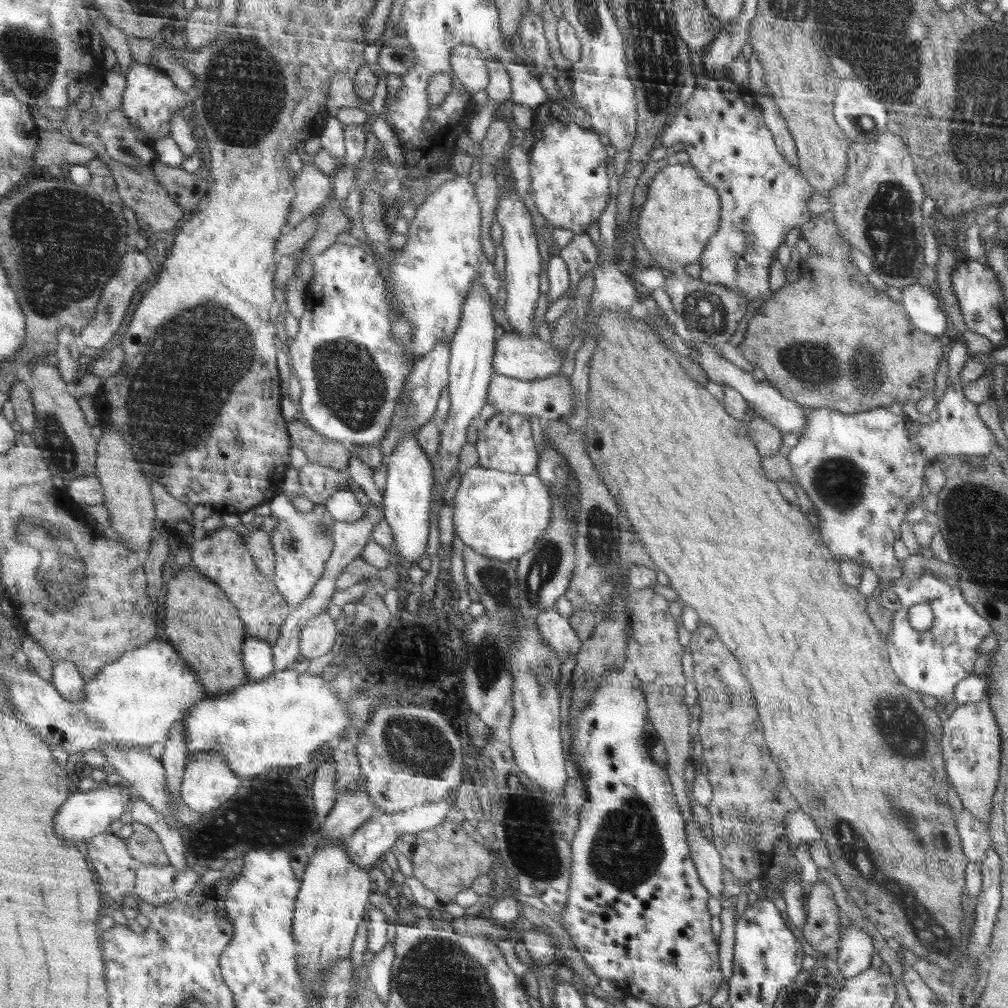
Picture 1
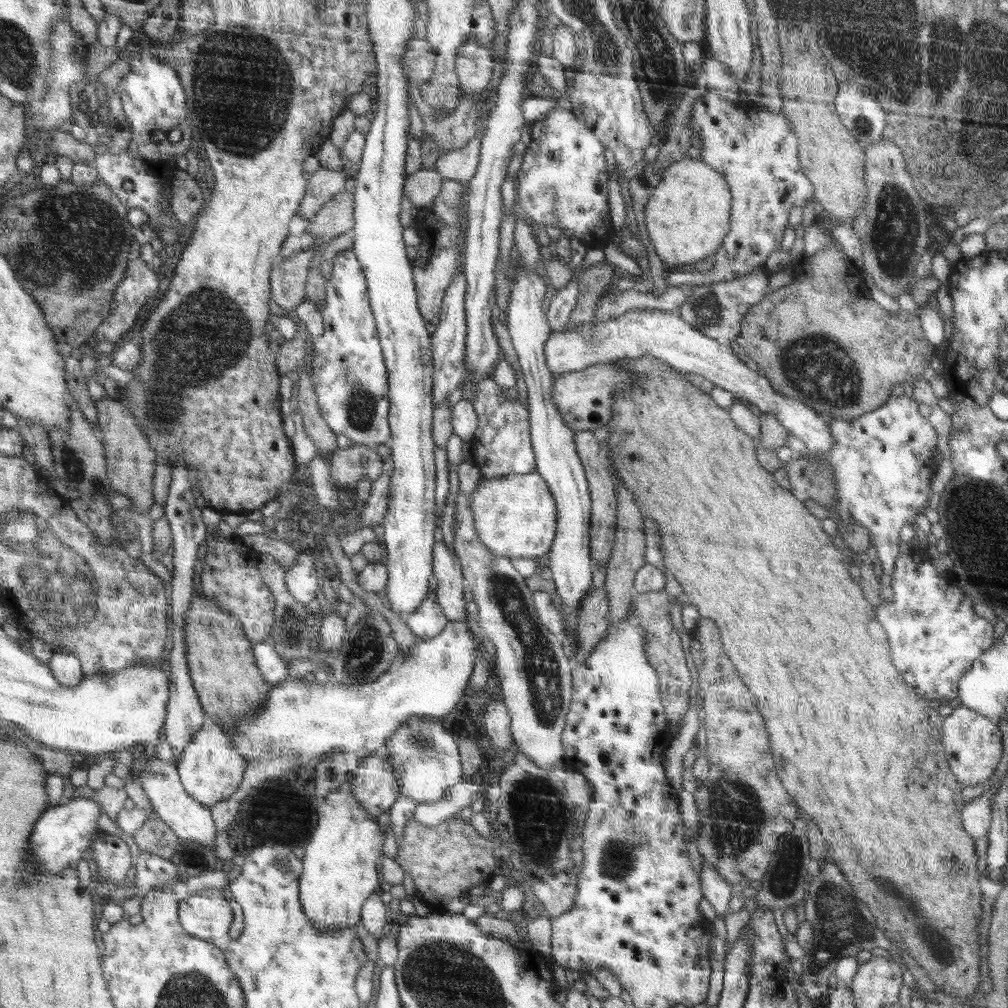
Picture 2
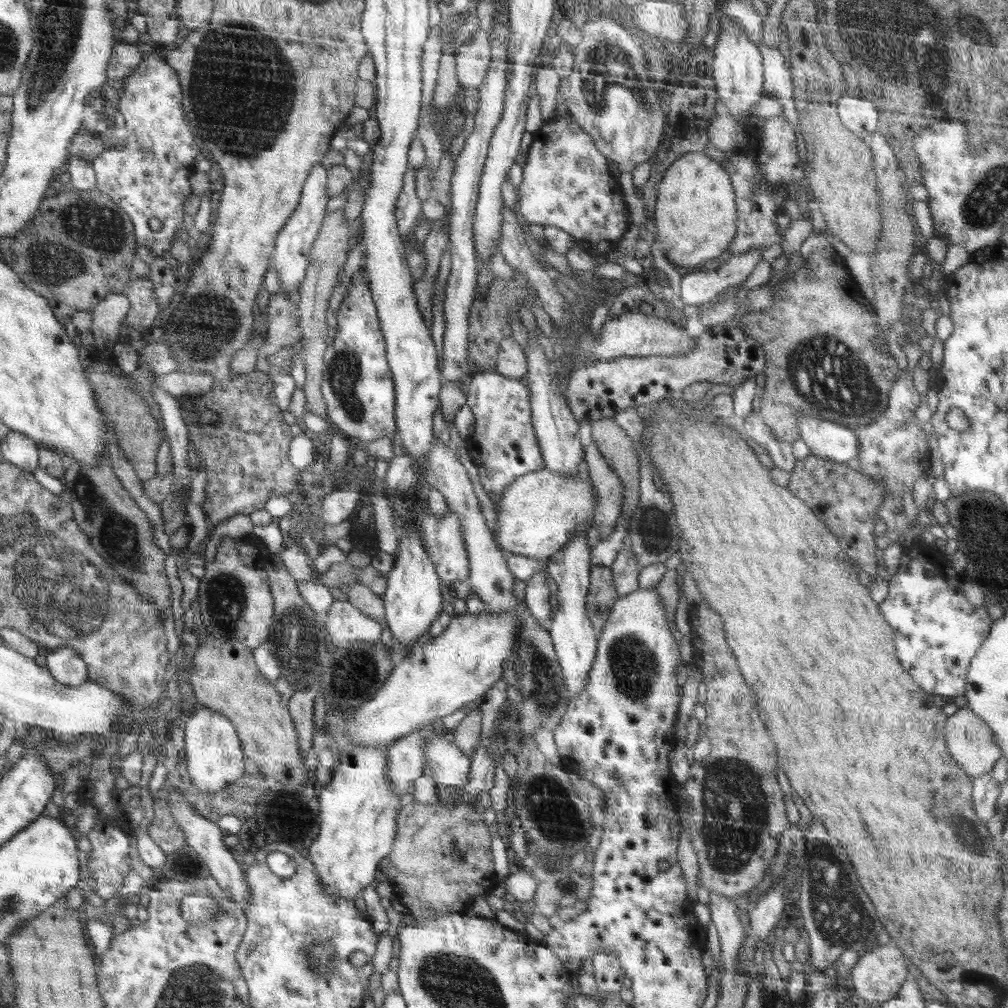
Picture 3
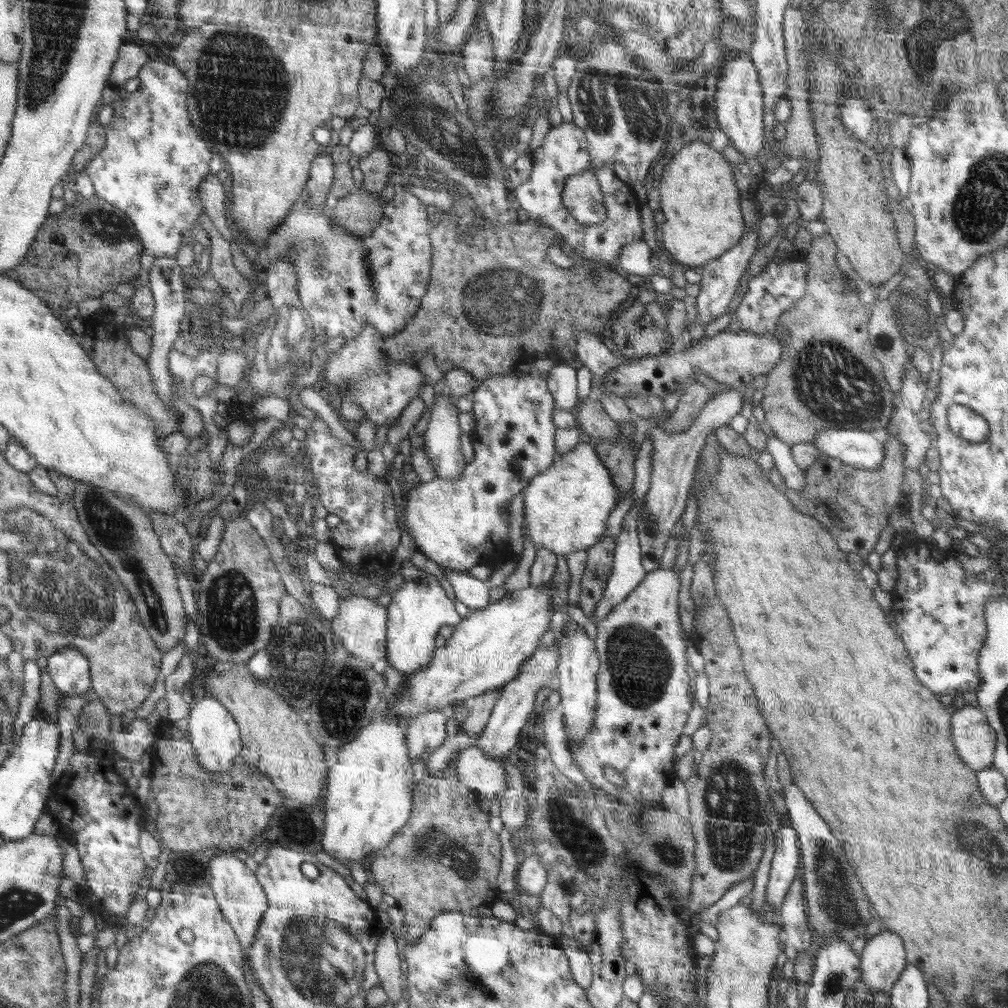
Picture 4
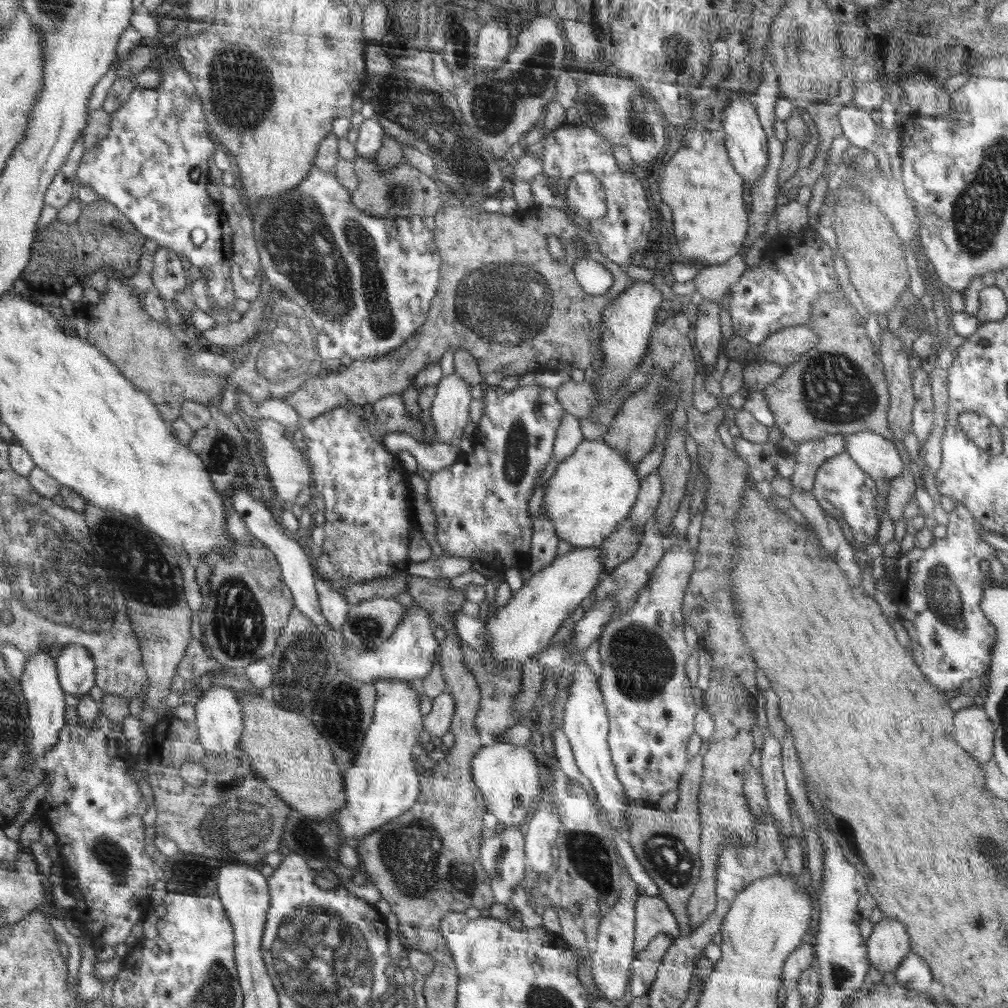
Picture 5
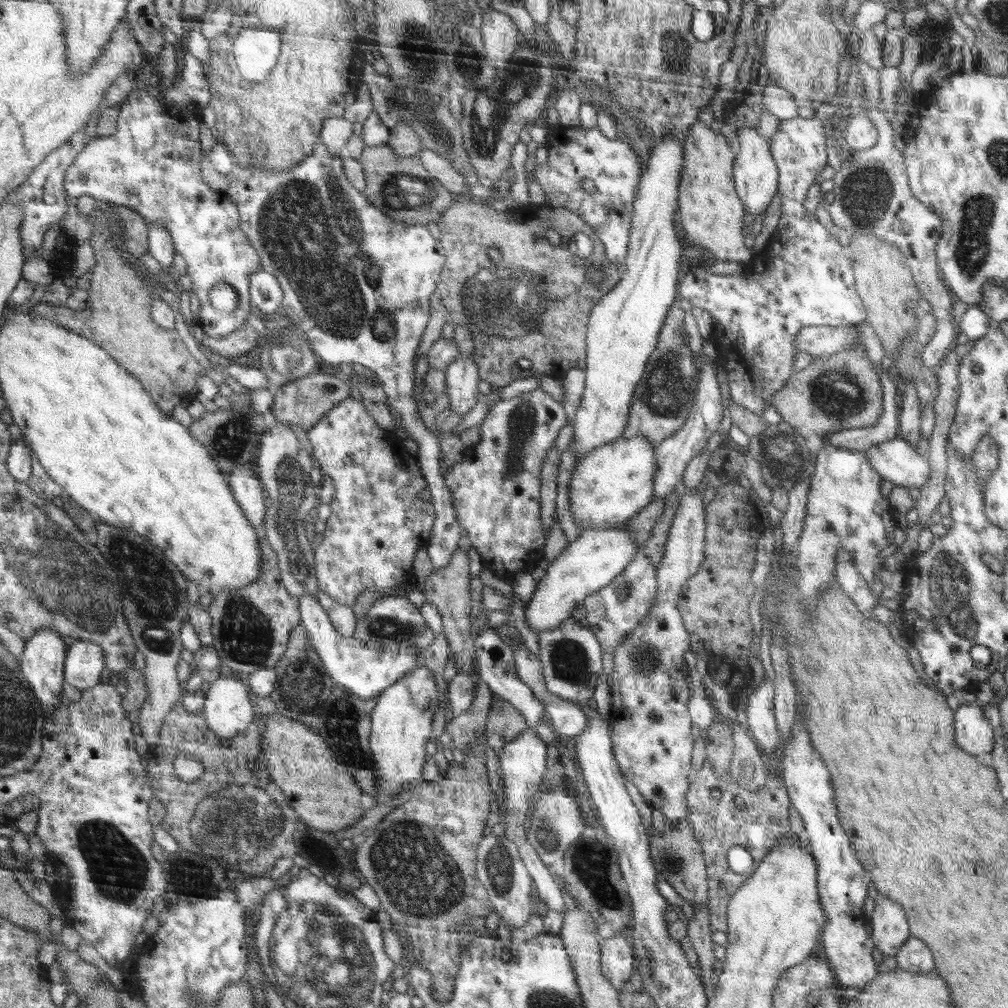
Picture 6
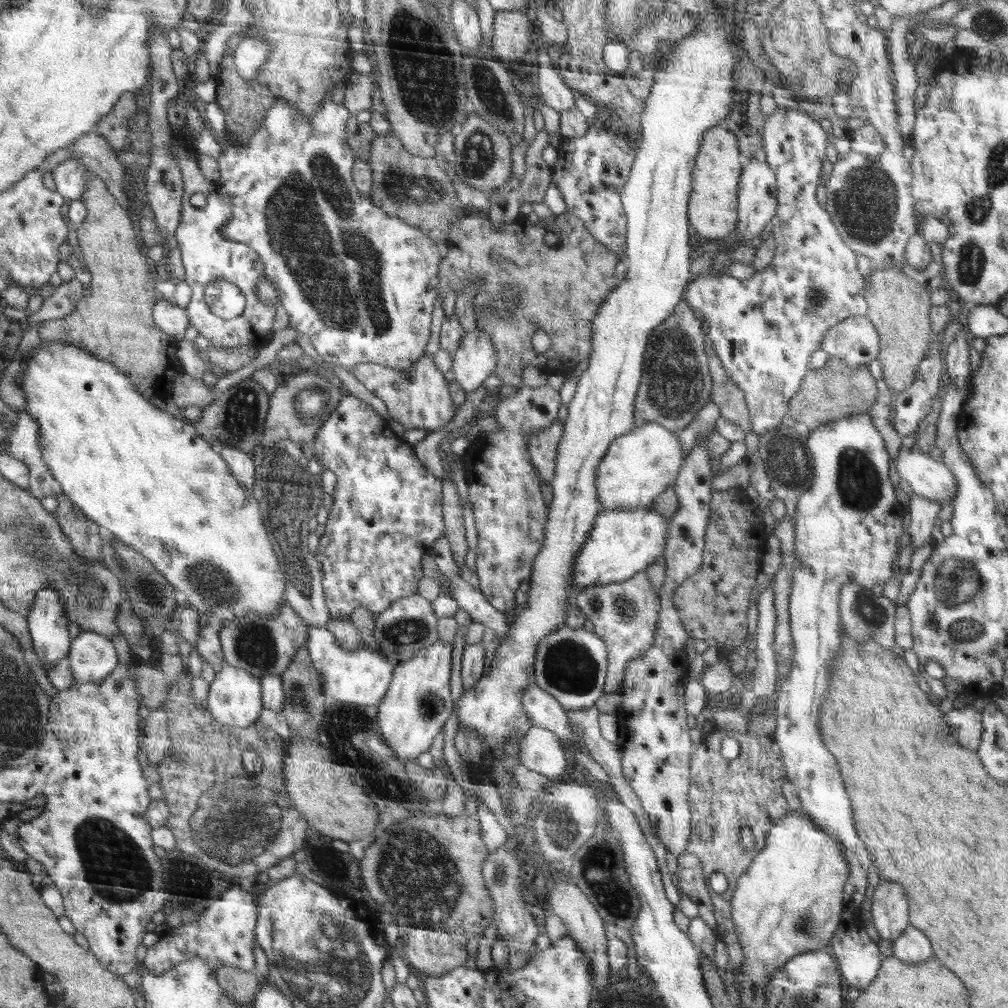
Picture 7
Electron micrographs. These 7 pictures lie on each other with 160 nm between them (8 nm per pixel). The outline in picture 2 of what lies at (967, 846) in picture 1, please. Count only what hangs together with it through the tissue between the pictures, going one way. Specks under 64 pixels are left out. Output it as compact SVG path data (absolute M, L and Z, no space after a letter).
M987 792L966 802L961 812L963 829L971 838L987 836L991 825L992 800Z

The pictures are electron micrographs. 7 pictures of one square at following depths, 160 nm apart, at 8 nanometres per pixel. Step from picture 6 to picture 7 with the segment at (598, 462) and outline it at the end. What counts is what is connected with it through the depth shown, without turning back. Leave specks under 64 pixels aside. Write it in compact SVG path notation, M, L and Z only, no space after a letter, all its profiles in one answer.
M648 422L616 438L598 466L600 510L632 510L652 506L656 496L672 486L684 461L678 433L657 422Z

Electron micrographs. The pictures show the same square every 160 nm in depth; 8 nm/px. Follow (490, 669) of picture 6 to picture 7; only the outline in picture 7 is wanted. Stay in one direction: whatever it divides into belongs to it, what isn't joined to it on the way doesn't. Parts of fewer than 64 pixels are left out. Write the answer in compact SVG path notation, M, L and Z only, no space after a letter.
M535 682L528 684L528 688L522 694L523 711L532 721L532 727L544 728L551 730L558 738L560 744L575 747L578 744L578 738L570 726L568 717L565 713L565 708L558 703L548 692L544 692Z

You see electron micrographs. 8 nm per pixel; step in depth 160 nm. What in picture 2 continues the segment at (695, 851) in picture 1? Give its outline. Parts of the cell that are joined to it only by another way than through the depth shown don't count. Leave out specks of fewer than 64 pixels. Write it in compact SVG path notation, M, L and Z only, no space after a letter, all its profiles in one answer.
M702 863L702 871L699 875L703 898L716 910L717 917L723 917L730 912L728 902L732 897L730 884L710 863Z

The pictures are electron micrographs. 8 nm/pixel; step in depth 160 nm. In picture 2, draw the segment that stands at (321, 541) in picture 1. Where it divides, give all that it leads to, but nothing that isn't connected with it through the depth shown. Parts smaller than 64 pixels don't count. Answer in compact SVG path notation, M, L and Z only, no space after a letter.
M311 550L299 551L296 558L296 566L290 566L285 570L284 581L288 593L294 599L307 607L318 604L320 584L318 584L318 574L316 571L316 561L311 555Z

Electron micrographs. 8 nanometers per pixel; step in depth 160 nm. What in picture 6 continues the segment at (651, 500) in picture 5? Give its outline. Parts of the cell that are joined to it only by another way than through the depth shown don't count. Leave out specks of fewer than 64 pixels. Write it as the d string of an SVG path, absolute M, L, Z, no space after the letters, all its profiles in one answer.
M715 363L703 364L700 368L700 376L694 397L694 404L687 415L686 422L672 436L665 438L655 447L655 498L663 498L670 494L675 488L681 487L681 478L689 460L692 460L706 446L708 438L718 432L724 407L722 407L722 394L717 381Z

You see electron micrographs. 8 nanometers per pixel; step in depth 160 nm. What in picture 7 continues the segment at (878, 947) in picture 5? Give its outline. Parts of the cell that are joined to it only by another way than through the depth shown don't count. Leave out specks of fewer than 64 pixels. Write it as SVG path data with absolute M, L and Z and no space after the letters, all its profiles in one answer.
M881 880L872 898L872 922L883 940L895 941L909 925L908 900L896 882Z

